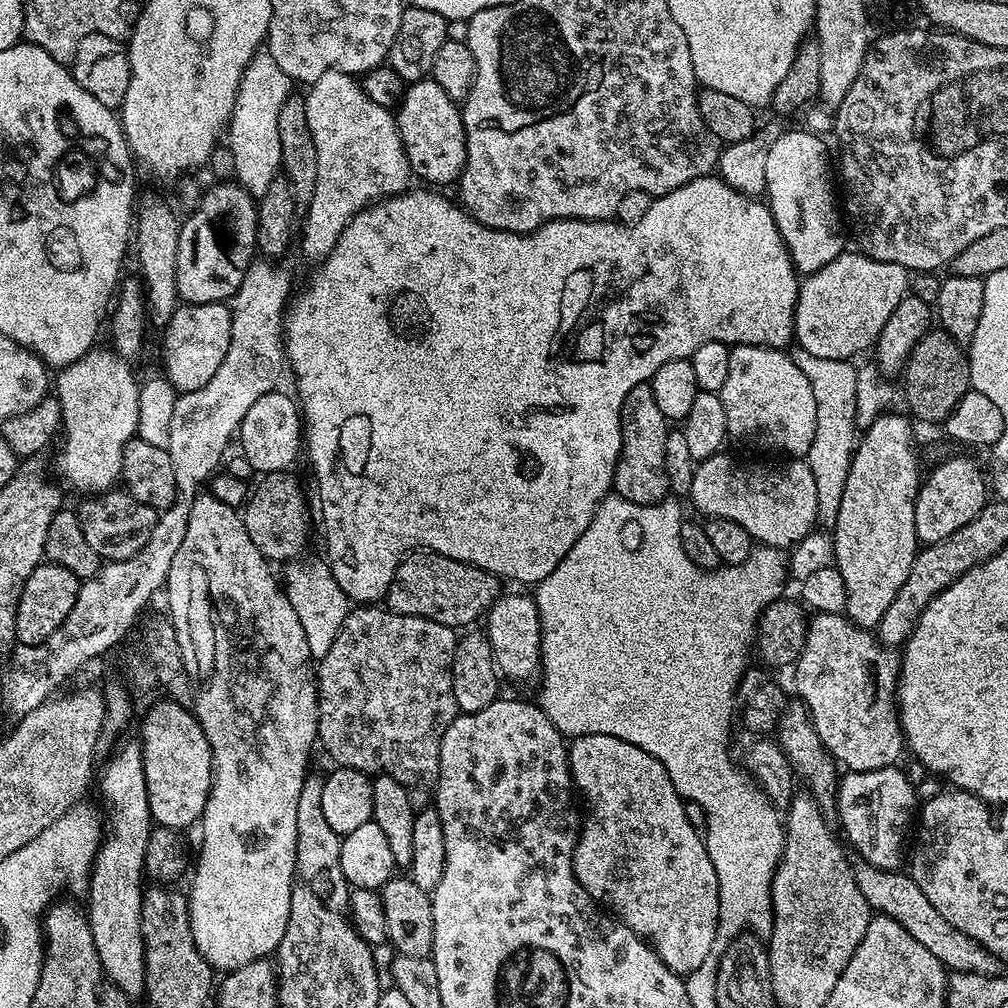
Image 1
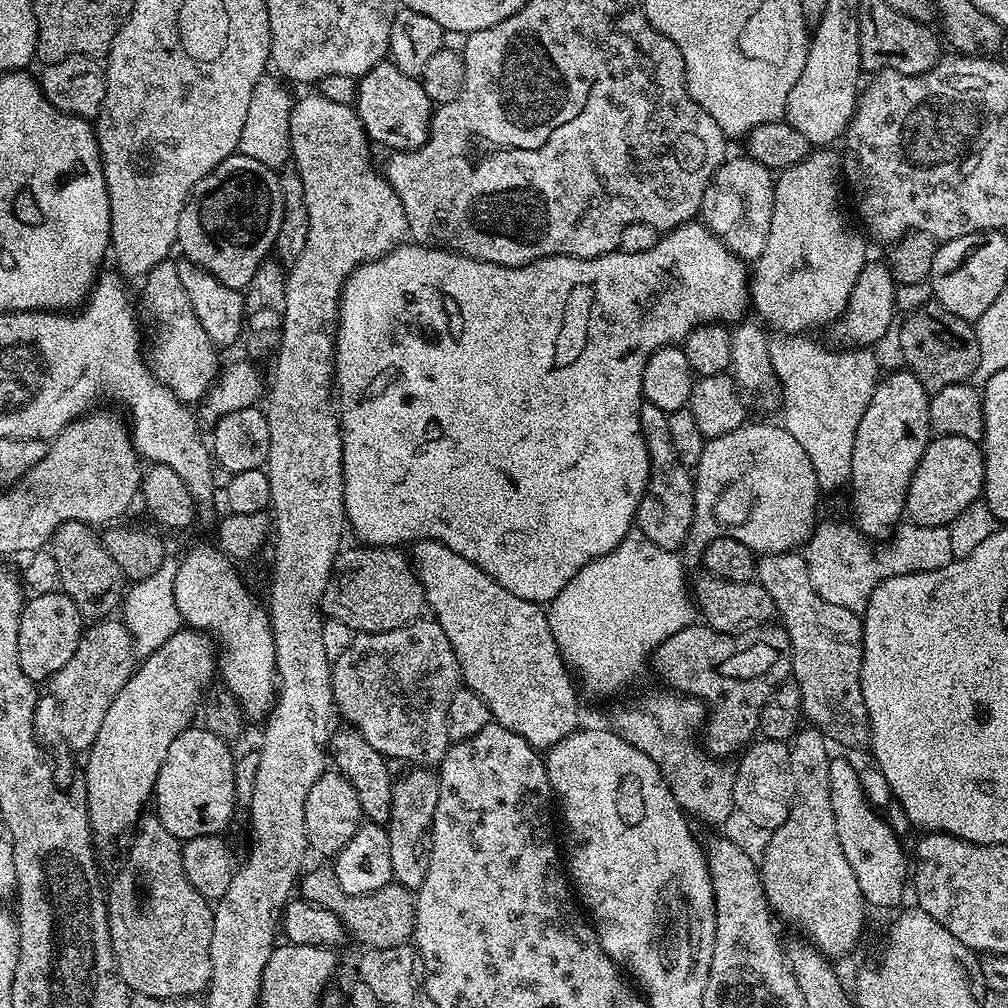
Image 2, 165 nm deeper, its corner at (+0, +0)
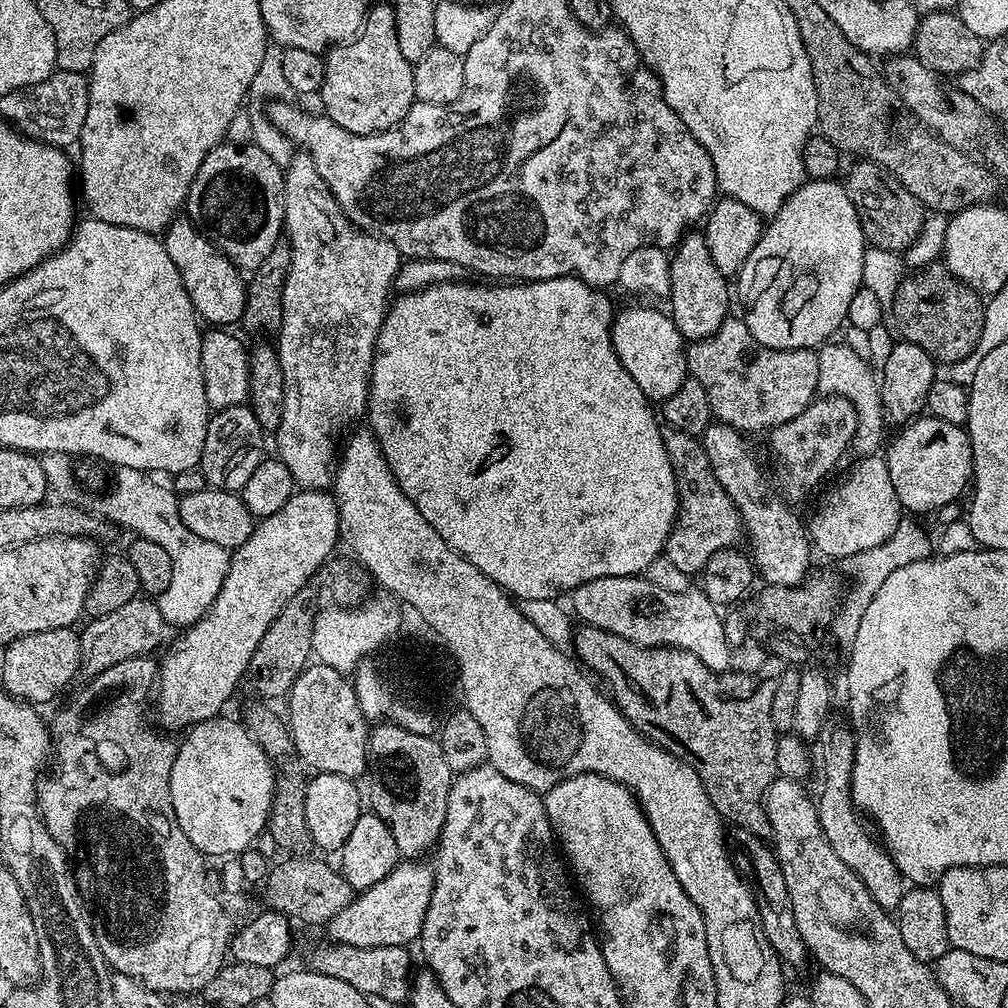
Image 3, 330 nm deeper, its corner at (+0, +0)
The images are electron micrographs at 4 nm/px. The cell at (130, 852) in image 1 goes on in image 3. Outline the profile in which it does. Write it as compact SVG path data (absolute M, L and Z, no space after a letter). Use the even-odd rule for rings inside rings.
M297 490L293 492L290 499L286 502L286 506L282 506L282 510L278 510L278 514L270 514L269 516L263 517L257 523L256 529L252 531L250 534L250 538L246 538L246 542L242 542L242 546L238 546L234 549L234 551L231 553L229 562L228 562L228 573L226 574L226 578L222 582L222 590L218 594L216 598L214 598L214 602L210 606L210 610L205 614L203 618L201 618L200 621L198 621L196 624L192 624L189 626L189 628L183 629L179 633L180 636L177 638L176 641L173 642L172 645L169 643L167 645L168 653L165 654L164 657L159 657L158 660L158 696L160 692L160 721L158 721L159 727L164 730L172 730L168 728L181 728L181 730L187 730L192 727L193 724L200 724L203 722L203 720L215 720L217 716L221 715L225 711L224 707L228 704L228 699L231 698L232 695L236 692L236 687L240 684L240 679L244 676L244 671L247 673L249 669L251 669L252 666L252 659L254 658L254 650L258 650L258 642L262 642L262 634L266 634L266 630L270 630L270 622L274 622L274 618L278 618L278 614L282 614L282 606L286 606L286 602L290 602L290 598L294 598L294 594L298 594L298 590L302 590L306 585L310 583L310 581L315 577L316 571L319 570L319 568L324 567L325 564L329 563L330 557L333 555L331 554L332 551L335 550L336 544L338 548L338 541L340 540L340 519L338 518L338 506L336 505L336 497L333 495L331 491L328 490Z

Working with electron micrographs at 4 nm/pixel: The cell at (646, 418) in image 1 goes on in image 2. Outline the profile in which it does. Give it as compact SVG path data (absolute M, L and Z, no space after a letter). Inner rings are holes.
M647 402L640 405L640 426L642 438L646 442L646 450L652 474L648 482L648 491L645 492L642 502L636 511L634 521L639 535L645 536L663 548L680 550L685 544L691 520L694 518L694 492L693 477L689 469L685 468L672 452L670 442L670 426L668 413L658 410L658 406Z

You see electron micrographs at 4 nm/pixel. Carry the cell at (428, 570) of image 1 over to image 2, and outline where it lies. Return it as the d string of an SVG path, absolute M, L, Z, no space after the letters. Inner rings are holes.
M375 546L345 547L336 557L332 567L332 577L328 579L326 590L320 599L320 611L328 620L336 620L346 626L353 634L362 632L385 632L411 624L421 619L428 608L428 600L424 596L424 586L416 576L416 569L404 556L399 547L378 548Z

